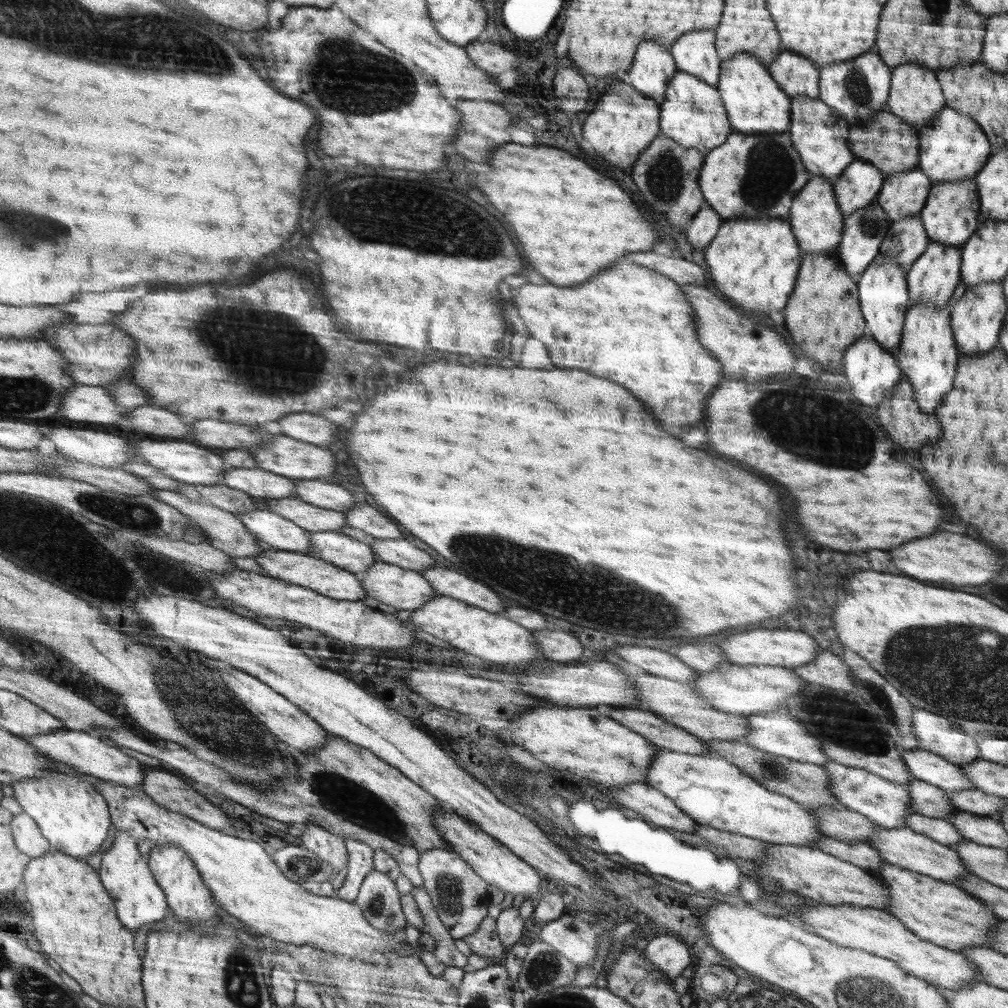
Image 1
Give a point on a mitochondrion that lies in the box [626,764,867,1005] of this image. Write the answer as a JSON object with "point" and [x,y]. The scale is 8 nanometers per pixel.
{"point":[647,975]}

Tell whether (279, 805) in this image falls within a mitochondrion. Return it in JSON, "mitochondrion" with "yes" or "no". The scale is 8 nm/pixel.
{"mitochondrion":"no"}

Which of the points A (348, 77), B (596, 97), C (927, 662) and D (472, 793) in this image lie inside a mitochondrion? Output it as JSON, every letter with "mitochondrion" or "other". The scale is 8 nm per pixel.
{"A":"mitochondrion","B":"other","C":"mitochondrion","D":"other"}

